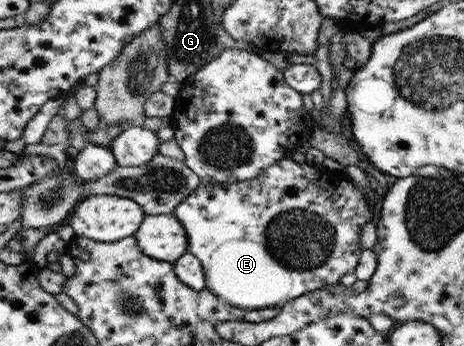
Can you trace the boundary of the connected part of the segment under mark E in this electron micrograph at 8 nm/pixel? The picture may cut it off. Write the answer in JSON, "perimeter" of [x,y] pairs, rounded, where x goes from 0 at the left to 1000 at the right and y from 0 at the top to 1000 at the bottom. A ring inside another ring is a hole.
{"perimeter":[[[625,454],[608,460],[591,480],[575,483],[565,503],[550,514],[515,523],[509,529],[457,529],[448,520],[433,520],[429,538],[416,552],[414,564],[394,575],[373,618],[394,647],[397,668],[403,671],[405,720],[403,731],[420,737],[431,760],[438,763],[444,786],[444,838],[463,847],[476,867],[489,870],[513,890],[528,896],[567,896],[569,890],[588,890],[591,884],[612,882],[634,864],[647,861],[659,844],[690,838],[700,827],[728,818],[728,806],[746,789],[765,789],[767,769],[774,766],[776,734],[784,720],[776,711],[776,662],[784,645],[793,645],[806,633],[806,616],[797,610],[789,569],[765,532],[754,529],[754,540],[746,535],[750,523],[737,523],[733,512],[716,512],[711,491],[698,477],[672,477],[668,471],[638,471]]]}

